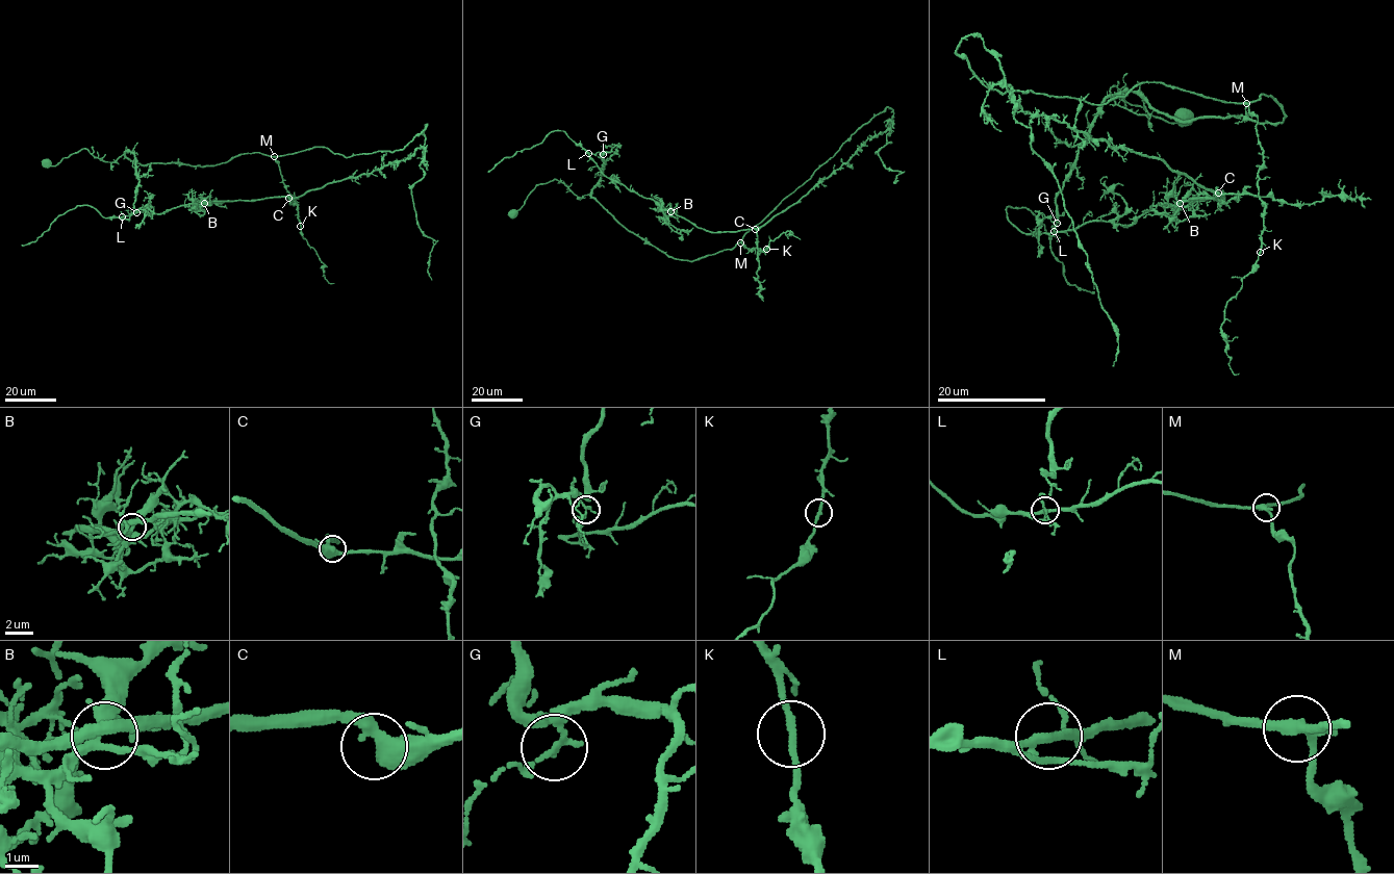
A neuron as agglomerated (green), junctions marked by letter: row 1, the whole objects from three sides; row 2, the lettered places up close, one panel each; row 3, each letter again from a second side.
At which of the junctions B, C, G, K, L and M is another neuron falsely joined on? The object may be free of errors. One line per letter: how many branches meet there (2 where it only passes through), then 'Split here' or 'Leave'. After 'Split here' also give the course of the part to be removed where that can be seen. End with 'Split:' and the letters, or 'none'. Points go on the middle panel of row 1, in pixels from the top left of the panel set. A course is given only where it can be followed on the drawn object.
B: Branches: 3. Leave
C: Branches: 3. Leave
G: Branches: 2. Split here. Course of the part to remove: (603, 154), (587, 153), (607, 177), (699, 228), (737, 231), (765, 225), (887, 130), (891, 120), (894, 128)
K: Branches: 2. Leave
L: Branches: 2. Leave
M: Branches: 3. Leave
Split: G

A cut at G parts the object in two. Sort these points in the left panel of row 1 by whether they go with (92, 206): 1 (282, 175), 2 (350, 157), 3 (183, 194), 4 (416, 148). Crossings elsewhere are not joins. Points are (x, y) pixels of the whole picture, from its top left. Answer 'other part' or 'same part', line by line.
1: other part
2: other part
3: same part
4: same part

